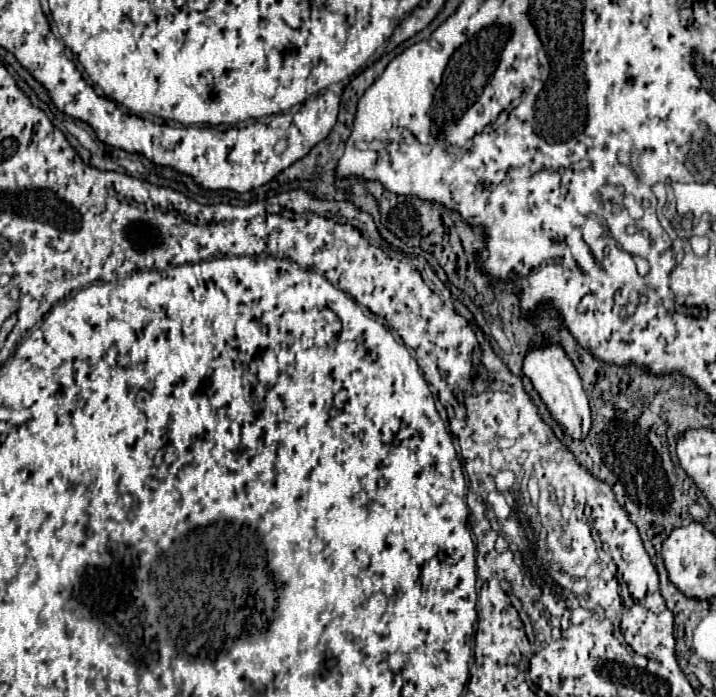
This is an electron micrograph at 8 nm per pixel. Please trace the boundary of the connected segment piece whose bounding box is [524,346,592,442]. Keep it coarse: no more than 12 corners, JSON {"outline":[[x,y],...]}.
{"outline":[[560,346],[532,350],[524,374],[554,422],[580,440],[588,396]]}

